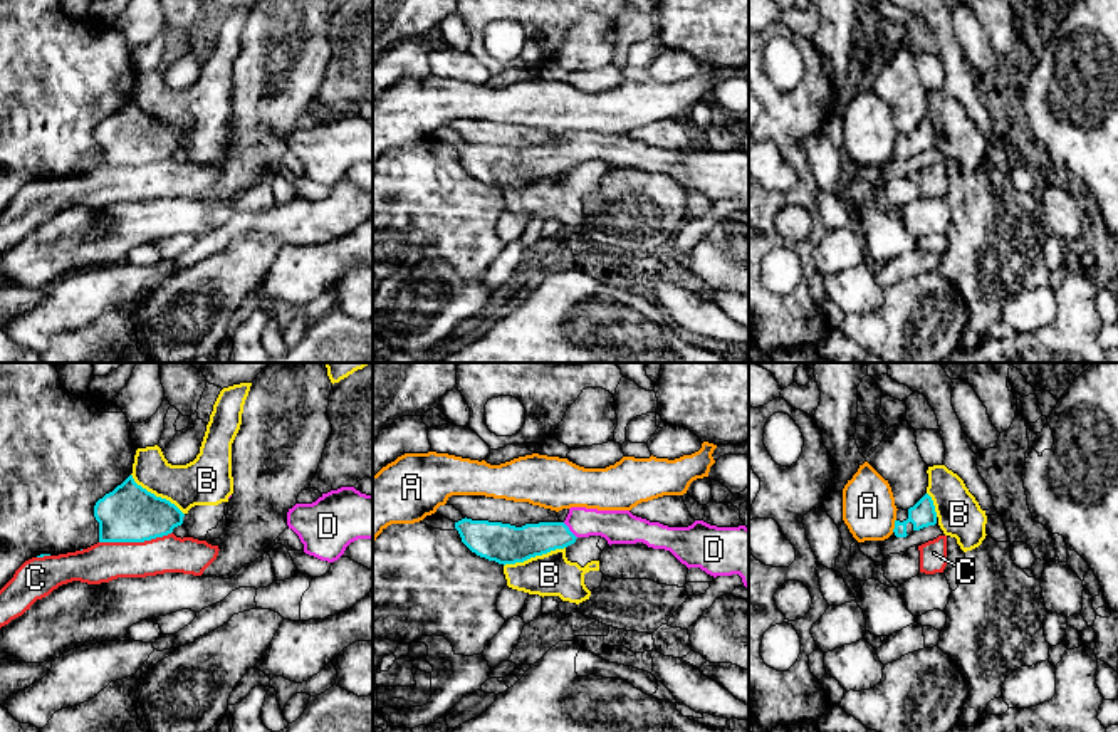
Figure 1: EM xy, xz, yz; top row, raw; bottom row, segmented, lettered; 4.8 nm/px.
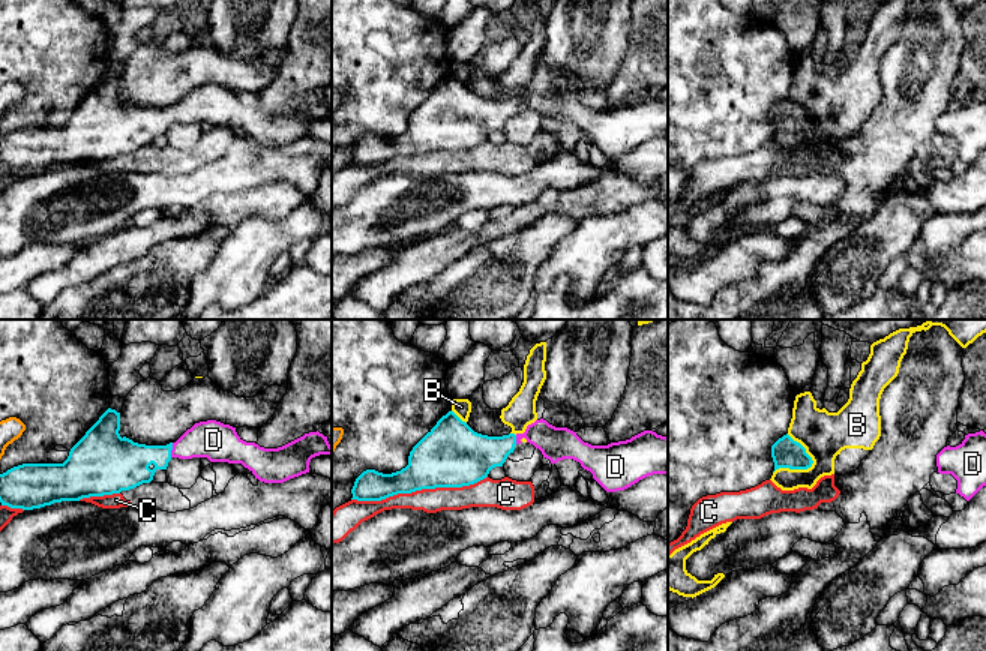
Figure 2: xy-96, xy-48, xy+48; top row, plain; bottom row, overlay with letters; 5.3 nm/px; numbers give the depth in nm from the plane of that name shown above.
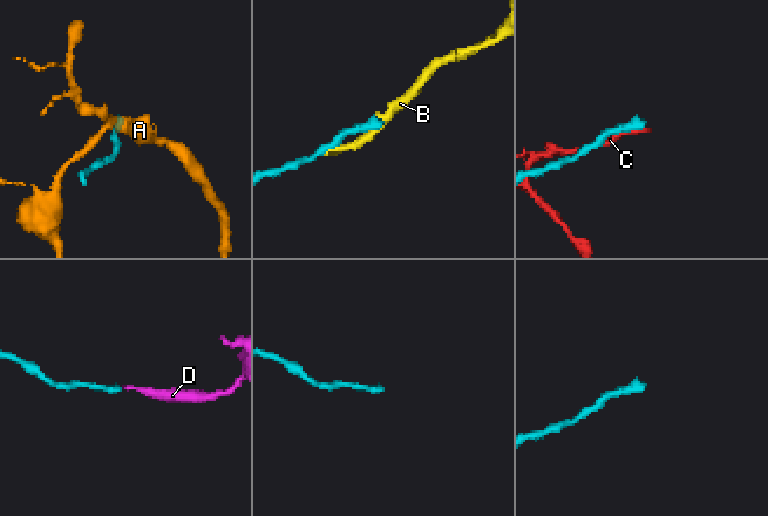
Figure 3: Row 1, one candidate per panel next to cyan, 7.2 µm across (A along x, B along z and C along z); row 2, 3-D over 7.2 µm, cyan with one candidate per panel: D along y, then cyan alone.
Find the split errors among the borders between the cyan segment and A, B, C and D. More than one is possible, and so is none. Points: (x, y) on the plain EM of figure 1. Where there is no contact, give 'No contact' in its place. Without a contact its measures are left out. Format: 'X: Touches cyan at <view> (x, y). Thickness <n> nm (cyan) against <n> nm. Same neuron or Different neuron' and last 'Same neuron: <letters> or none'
A: Touches cyan at yz (895, 150). Thickness 120 nm (cyan) against 260 nm. Different neuron
B: Touches cyan at xz (534, 180). Thickness 190 nm (cyan) against 200 nm. Different neuron
C: Touches cyan at xy (135, 165). Thickness 280 nm (cyan) against 190 nm. Different neuron
D: Touches cyan at xz (569, 155). Thickness 160 nm (cyan) against 160 nm. Same neuron
Same neuron: D

